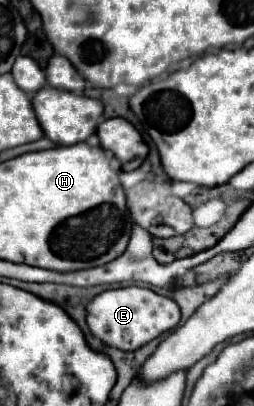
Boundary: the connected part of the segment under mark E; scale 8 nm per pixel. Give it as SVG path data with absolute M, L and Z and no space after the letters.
M127 286L117 290L105 290L93 298L87 306L87 324L91 332L101 338L105 344L119 350L137 350L163 332L175 328L179 324L179 306L167 296L155 294L149 288Z

